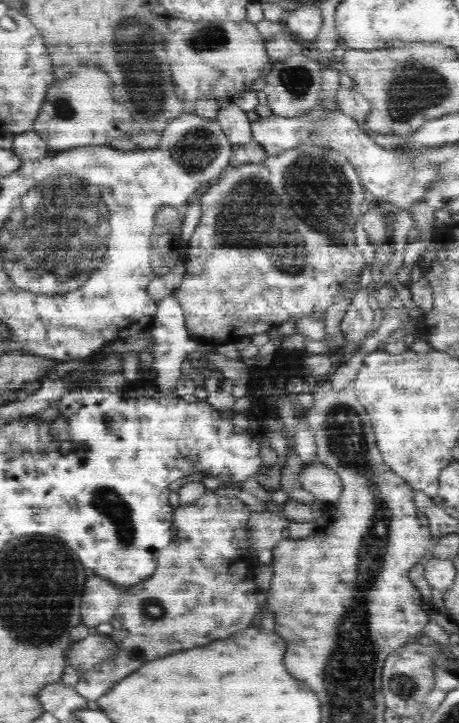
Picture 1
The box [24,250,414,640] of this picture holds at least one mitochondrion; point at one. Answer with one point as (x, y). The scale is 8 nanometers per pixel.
(120, 518)

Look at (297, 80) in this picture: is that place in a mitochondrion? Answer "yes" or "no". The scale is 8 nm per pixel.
yes

